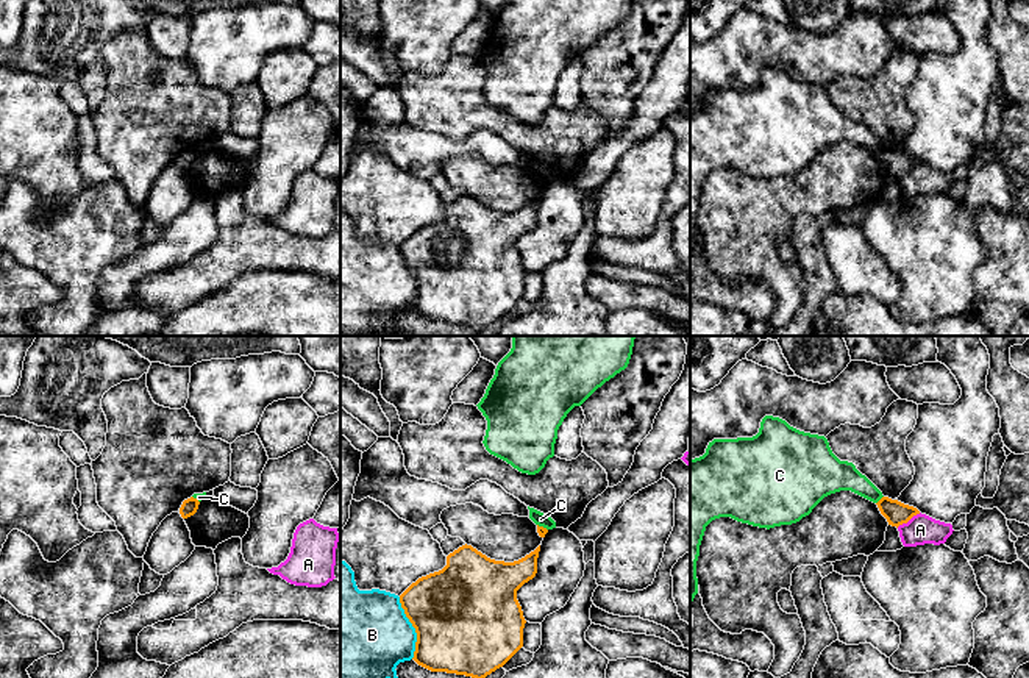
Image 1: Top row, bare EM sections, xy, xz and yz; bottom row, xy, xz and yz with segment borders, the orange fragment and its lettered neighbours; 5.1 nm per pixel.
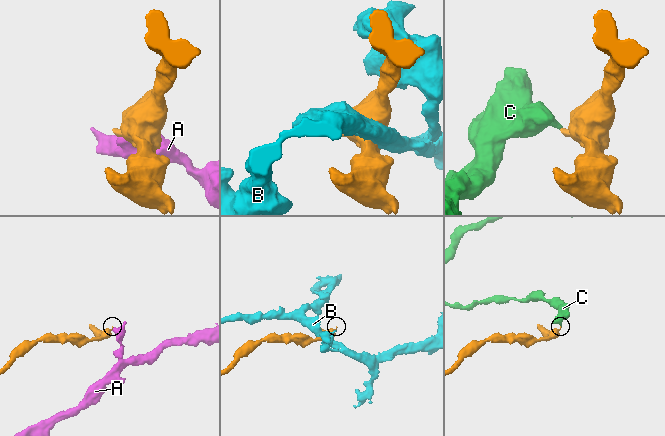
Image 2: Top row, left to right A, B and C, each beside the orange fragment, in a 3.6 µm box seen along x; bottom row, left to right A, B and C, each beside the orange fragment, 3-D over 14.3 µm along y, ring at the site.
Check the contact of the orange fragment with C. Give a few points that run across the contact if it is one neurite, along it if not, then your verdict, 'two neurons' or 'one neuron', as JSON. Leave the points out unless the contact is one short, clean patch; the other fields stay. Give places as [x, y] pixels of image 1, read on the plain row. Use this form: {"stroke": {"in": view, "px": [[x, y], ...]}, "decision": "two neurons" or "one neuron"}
{"stroke": {"in": "yz", "px": [[883, 146], [876, 153]]}, "decision": "two neurons"}

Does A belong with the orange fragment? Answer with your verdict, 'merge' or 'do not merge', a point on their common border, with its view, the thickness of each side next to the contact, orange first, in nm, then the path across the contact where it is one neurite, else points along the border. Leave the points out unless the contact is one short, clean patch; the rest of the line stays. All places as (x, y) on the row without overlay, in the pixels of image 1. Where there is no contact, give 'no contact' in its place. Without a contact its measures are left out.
do not merge; meets orange in yz at (907, 171); 120 nm thick on the orange side, 150 nm on the other; border along yz (920, 163), (897, 177)

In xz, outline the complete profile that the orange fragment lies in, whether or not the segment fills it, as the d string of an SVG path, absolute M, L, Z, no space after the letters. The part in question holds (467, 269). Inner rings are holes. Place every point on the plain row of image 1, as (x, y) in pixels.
M462 195L447 206L447 216L418 228L400 253L417 283L414 311L431 320L482 330L503 317L522 297L525 267L517 241L537 223L540 195L525 208L495 211Z

